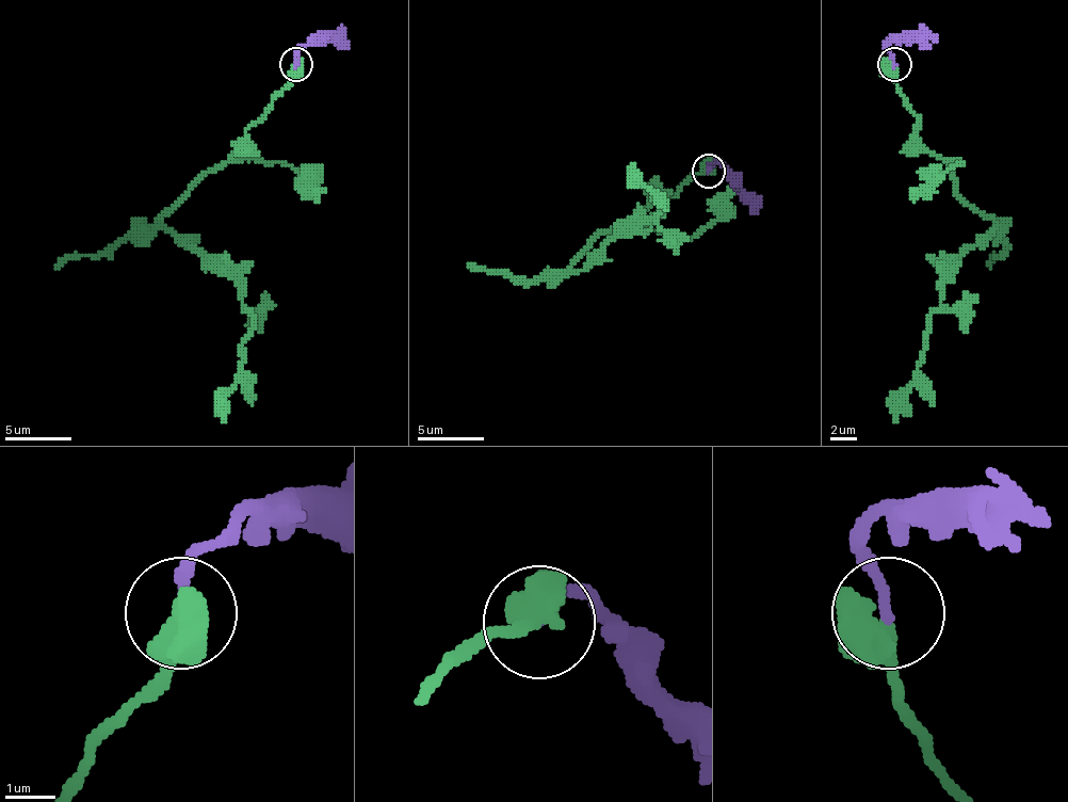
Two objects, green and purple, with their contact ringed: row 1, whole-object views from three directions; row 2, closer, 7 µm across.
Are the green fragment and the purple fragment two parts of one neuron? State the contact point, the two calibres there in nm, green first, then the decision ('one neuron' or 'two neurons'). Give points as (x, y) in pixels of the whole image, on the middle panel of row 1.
place (709, 171); calibres 550 and 240 nm; one neuron

